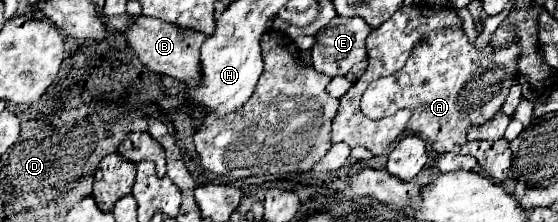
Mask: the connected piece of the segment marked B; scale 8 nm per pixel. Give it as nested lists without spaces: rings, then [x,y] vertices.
[[[130,16],[130,28],[124,30],[124,38],[128,46],[136,52],[138,60],[156,74],[166,74],[176,80],[182,80],[186,84],[198,84],[200,74],[200,46],[204,42],[204,34],[196,30],[182,30],[178,26],[172,26],[168,22],[148,18],[148,16]]]

